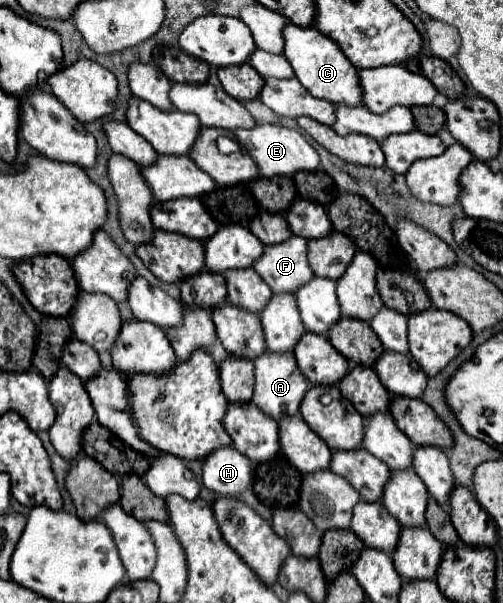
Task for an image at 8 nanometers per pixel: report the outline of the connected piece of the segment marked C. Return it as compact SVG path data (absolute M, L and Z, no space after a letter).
M291 22L283 28L285 48L283 54L293 66L293 72L297 80L317 98L325 98L333 104L347 104L347 106L359 106L363 104L361 88L359 88L359 74L357 68L351 66L351 62L341 54L339 46L325 34L321 34L315 26L295 26Z

